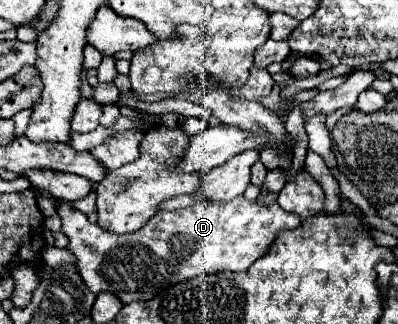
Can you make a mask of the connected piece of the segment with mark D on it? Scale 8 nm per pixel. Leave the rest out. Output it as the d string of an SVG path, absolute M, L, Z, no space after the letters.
M237 196L235 200L223 202L223 204L211 204L211 202L199 202L191 208L185 210L175 210L175 212L167 212L167 210L159 210L141 230L133 232L133 234L113 234L113 232L105 232L101 226L91 224L87 220L87 216L79 210L75 210L69 202L59 202L59 218L63 220L63 234L69 238L69 246L67 250L75 256L75 268L79 272L79 276L83 278L83 282L87 284L87 288L93 294L99 294L103 290L113 292L115 296L119 296L119 300L123 304L135 302L135 300L151 300L159 290L195 278L199 274L215 274L221 270L231 270L231 272L239 272L249 268L257 258L261 258L267 248L271 246L271 242L277 238L279 232L283 230L293 230L299 228L301 218L295 214L287 214L283 212L283 208L279 208L277 202L273 204L259 204L259 202L251 202L245 200L243 196Z

